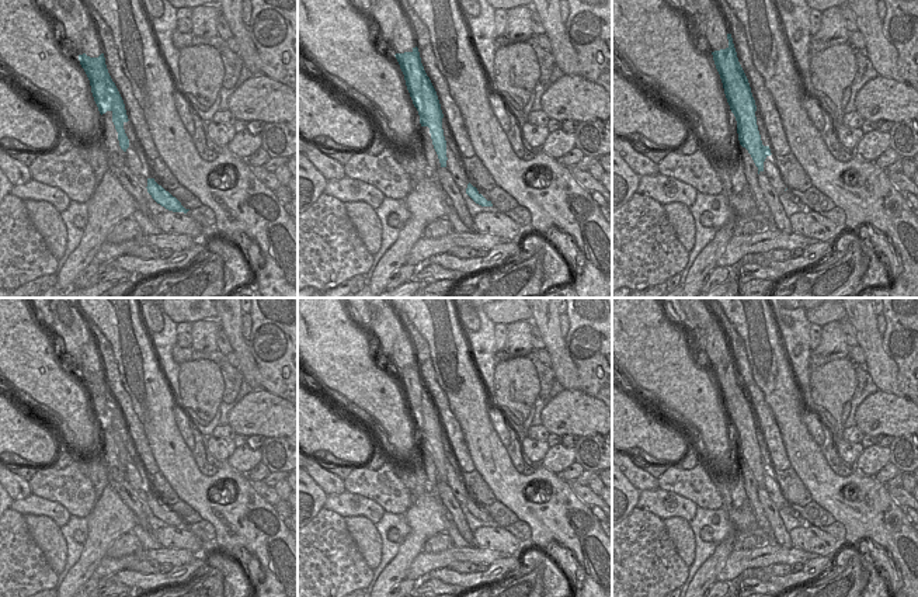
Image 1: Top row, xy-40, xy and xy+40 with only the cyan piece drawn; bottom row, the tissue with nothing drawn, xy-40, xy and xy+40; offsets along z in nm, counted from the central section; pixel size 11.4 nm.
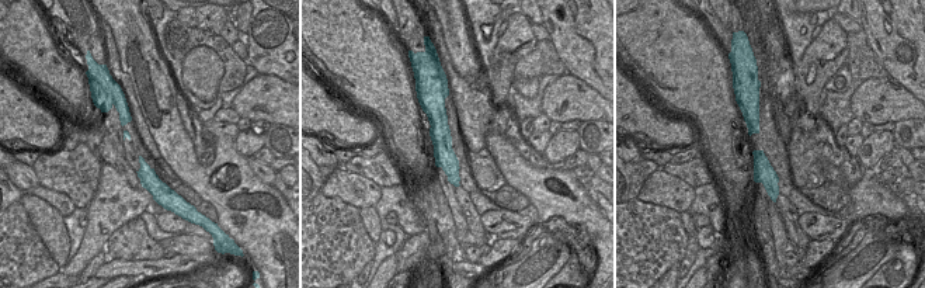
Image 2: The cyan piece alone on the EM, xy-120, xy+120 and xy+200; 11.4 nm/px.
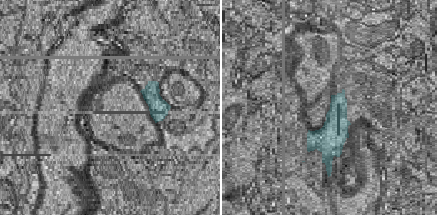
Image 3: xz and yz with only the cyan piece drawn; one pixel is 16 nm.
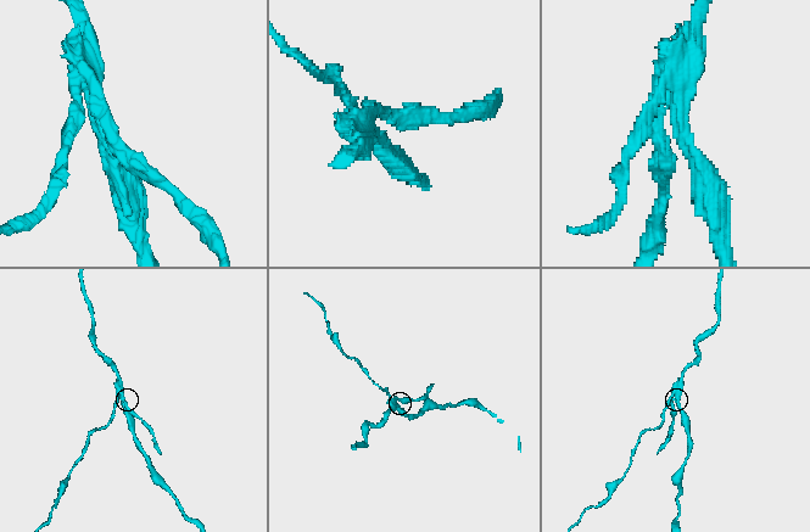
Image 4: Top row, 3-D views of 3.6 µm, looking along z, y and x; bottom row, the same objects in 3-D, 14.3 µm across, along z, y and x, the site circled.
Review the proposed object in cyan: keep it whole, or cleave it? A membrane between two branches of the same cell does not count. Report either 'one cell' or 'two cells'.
two cells

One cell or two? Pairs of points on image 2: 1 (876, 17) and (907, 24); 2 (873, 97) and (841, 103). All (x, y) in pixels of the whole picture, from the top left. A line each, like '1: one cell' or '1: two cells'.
1: two cells
2: two cells

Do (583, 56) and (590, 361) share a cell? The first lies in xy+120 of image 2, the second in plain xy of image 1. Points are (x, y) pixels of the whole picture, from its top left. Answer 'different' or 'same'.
different

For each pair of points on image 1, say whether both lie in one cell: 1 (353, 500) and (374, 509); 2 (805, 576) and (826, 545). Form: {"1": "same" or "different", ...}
{"1": "same", "2": "different"}

